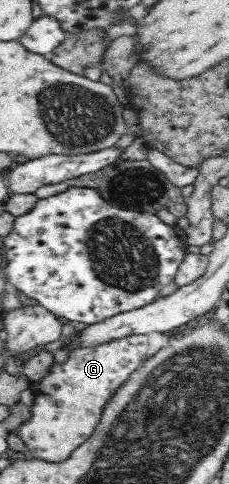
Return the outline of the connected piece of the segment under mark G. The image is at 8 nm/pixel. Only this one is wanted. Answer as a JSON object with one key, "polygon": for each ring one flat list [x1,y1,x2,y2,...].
{"polygon":[[166,332,132,334,91,346,74,346,64,363,52,363,44,377,31,385,34,401,31,413,17,429,25,447,34,457,62,461,76,449,99,423,108,398,148,357,164,347]]}

